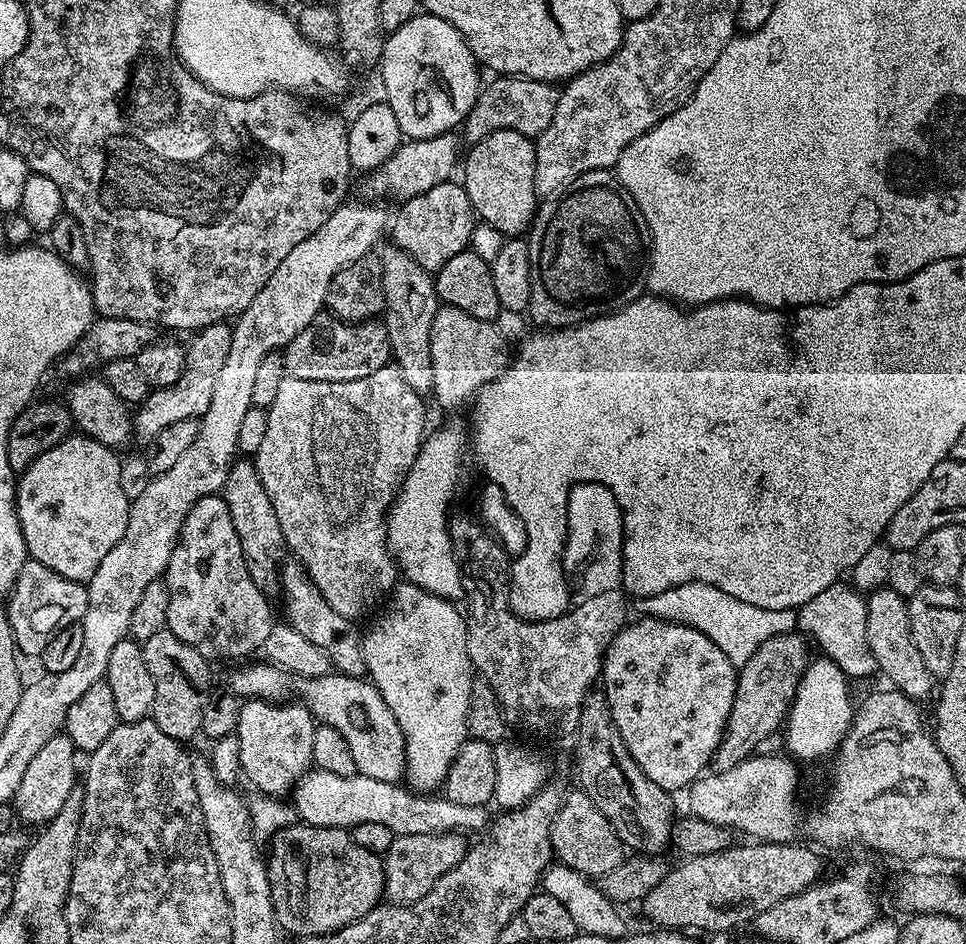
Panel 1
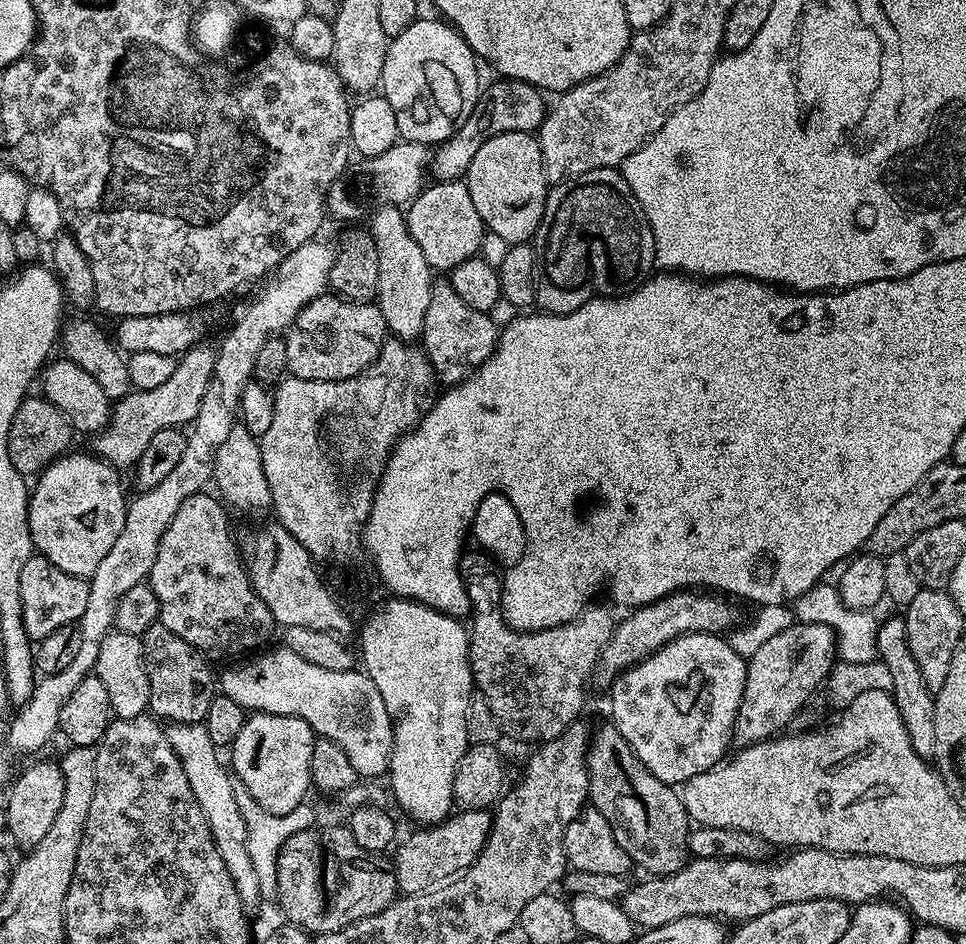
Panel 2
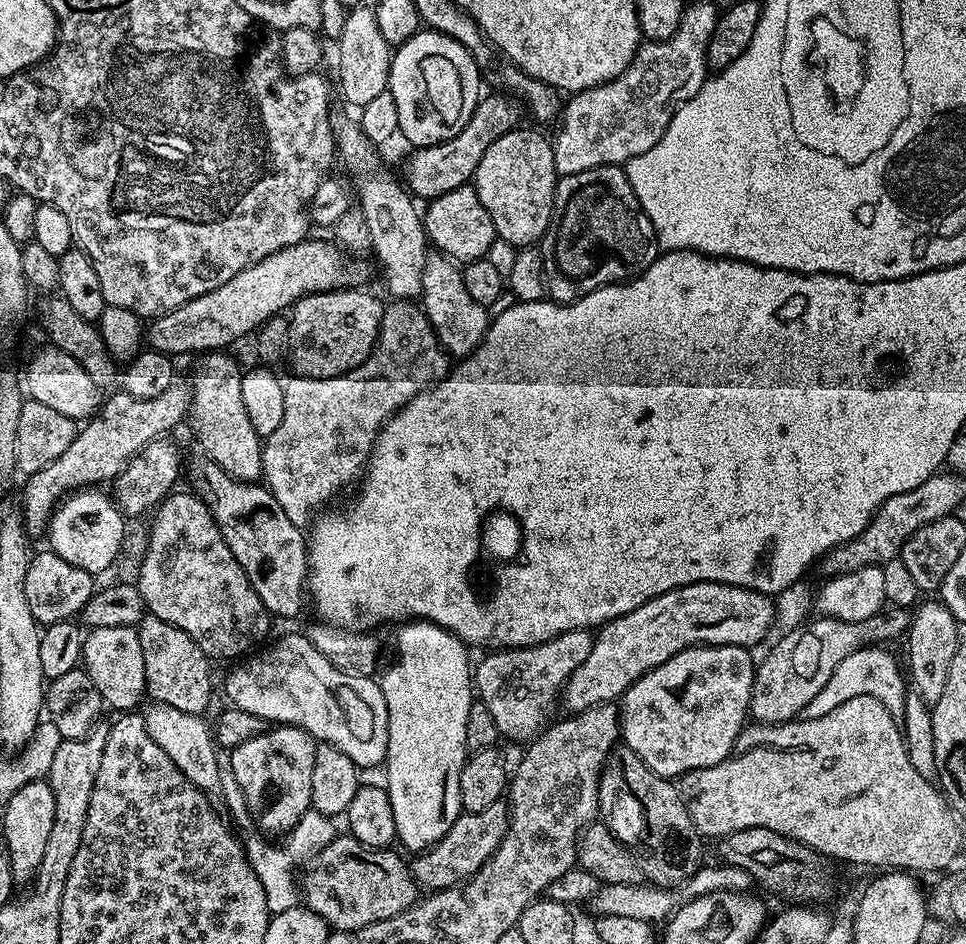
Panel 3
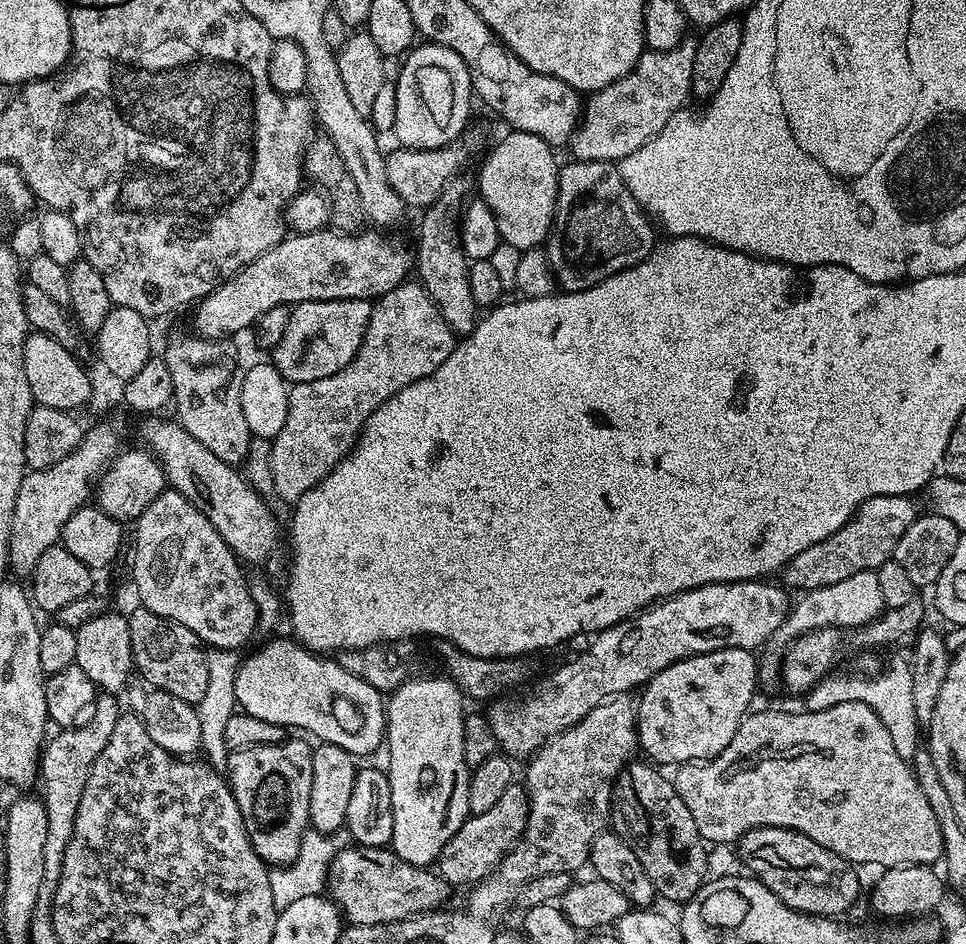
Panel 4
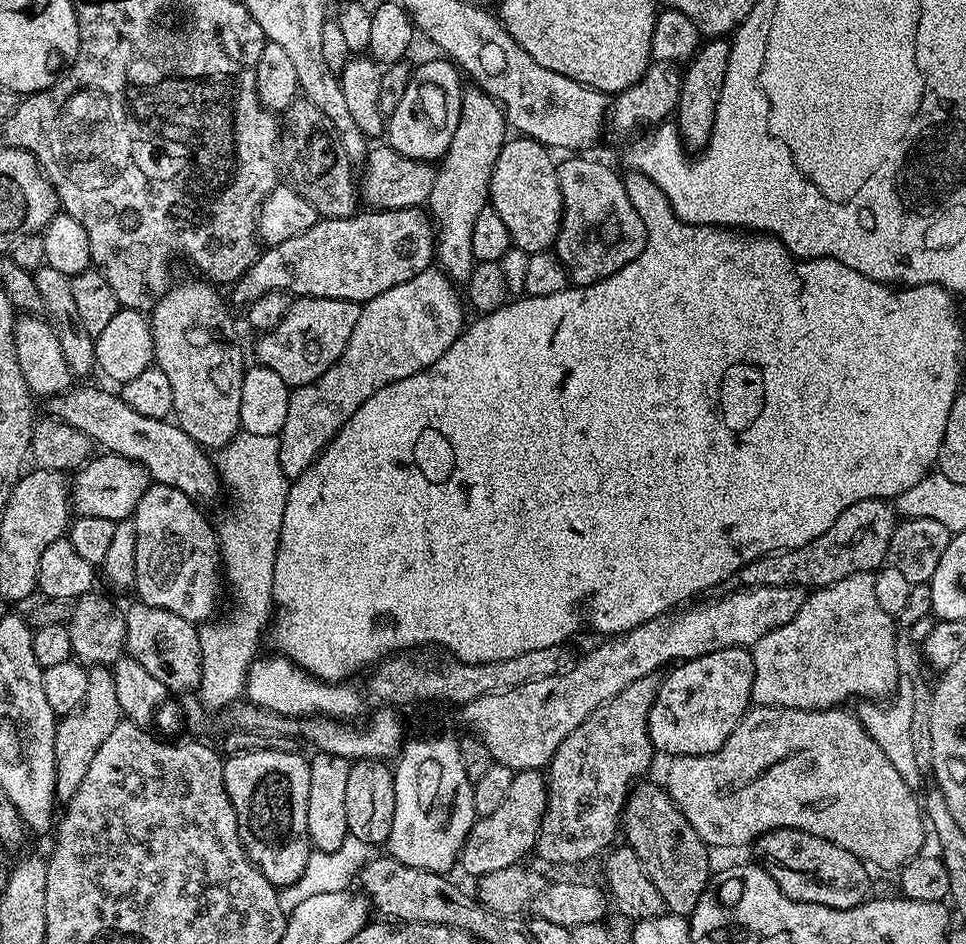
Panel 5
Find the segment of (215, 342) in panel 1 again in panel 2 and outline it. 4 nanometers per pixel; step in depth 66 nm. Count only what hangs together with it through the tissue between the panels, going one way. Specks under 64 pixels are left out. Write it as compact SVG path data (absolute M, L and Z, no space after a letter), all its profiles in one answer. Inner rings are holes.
M201 342L179 357L174 374L170 374L170 382L165 382L163 386L158 386L155 390L127 392L121 400L115 401L112 405L112 416L108 419L108 425L91 437L91 451L100 459L107 460L117 470L125 470L124 468L128 467L131 469L139 464L147 444L150 443L150 438L154 438L154 434L158 434L158 430L191 425L202 406L202 398L210 386L216 365L216 348L212 346L207 348L206 345L207 343Z

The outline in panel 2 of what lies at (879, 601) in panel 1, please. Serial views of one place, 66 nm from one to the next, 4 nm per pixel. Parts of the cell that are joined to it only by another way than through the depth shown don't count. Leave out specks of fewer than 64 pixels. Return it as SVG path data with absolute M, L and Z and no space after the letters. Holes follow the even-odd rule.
M903 619L888 620L879 625L877 630L877 654L890 672L893 686L892 697L898 706L898 714L902 714L902 724L906 726L906 734L910 734L910 742L914 750L923 760L931 761L934 757L934 693L926 686L918 662L914 662L914 654L910 654L910 646L906 642L906 626Z

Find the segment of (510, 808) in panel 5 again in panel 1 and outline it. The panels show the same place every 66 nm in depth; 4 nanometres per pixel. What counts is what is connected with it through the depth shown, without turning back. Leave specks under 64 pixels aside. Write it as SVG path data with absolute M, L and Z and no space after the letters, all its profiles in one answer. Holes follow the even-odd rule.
M435 832L434 834L406 834L396 836L390 850L383 853L384 891L392 902L421 900L467 854L470 844L458 832Z

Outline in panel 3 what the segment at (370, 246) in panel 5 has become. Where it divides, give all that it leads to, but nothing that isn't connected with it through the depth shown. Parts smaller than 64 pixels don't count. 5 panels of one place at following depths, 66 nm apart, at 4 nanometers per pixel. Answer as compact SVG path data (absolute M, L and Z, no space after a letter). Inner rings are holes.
M305 238L300 244L295 244L289 248L278 250L262 262L251 264L246 270L234 274L230 282L222 282L218 290L210 290L210 294L202 294L174 310L165 312L162 316L157 316L151 321L152 324L146 328L146 344L151 351L163 352L173 358L184 356L187 352L195 354L207 354L217 350L227 349L227 344L232 344L235 340L240 340L244 335L255 333L261 324L264 324L271 316L283 313L291 309L297 300L307 296L310 292L337 292L340 288L363 289L364 284L372 276L372 268L364 258L348 258L343 264L340 261L341 249L335 248L332 244L327 244L324 240L312 240Z

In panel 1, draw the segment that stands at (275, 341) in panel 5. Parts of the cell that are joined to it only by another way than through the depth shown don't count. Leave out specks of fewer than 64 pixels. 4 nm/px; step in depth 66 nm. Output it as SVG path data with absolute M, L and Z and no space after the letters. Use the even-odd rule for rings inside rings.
M321 314L312 320L283 349L284 370L287 375L302 378L310 382L350 382L354 378L366 378L374 374L374 370L382 370L392 360L390 334L386 334L386 326L379 319L364 320L361 324L347 324L331 314Z

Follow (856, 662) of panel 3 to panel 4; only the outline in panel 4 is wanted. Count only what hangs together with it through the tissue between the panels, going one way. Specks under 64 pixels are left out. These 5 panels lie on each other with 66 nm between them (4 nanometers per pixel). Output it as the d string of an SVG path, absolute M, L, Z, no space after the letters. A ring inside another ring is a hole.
M896 660L892 666L876 676L860 676L858 674L835 674L825 677L818 682L815 687L808 690L805 695L805 711L817 712L818 710L829 709L836 706L838 702L860 701L868 705L881 718L882 724L890 733L890 740L894 744L894 750L902 756L904 760L911 761L913 754L920 747L918 741L918 731L920 725L917 722L917 715L914 709L914 697L911 683L913 674L911 665Z

